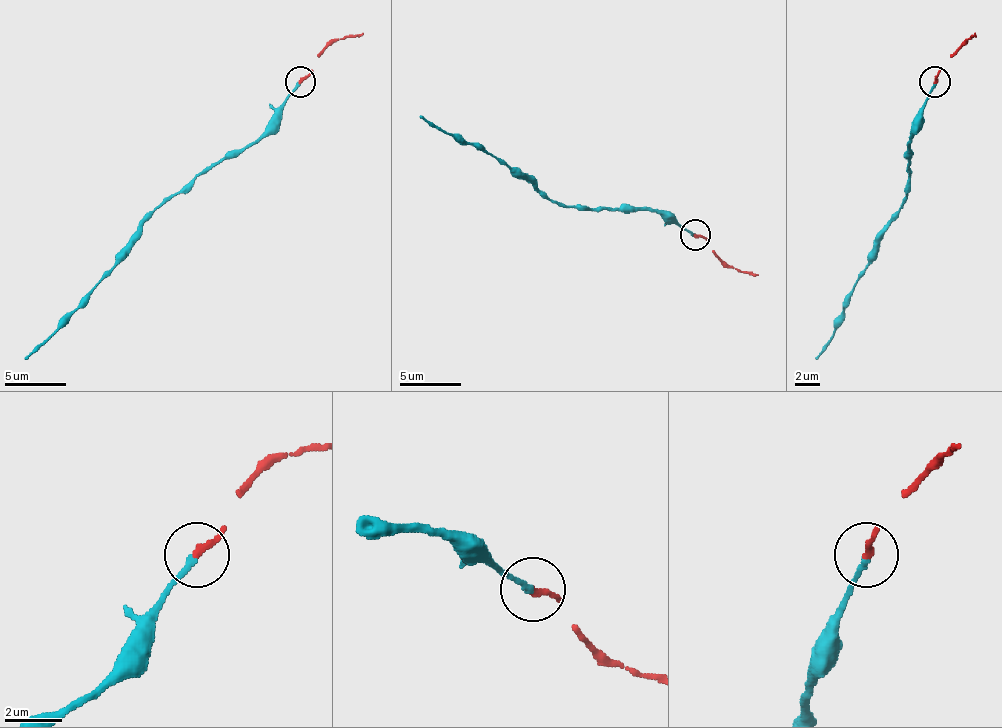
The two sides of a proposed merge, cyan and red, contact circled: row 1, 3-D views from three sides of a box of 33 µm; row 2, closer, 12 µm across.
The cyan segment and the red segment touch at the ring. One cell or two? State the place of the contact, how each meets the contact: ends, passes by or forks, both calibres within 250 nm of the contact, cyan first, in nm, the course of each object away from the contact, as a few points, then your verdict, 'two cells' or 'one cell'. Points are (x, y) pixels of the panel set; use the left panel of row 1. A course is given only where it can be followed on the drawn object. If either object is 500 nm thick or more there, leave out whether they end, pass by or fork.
(300, 82) | cyan ends | red ends | 200/260 nm | cyan via (298, 81), (282, 112), (252, 142), (227, 152), (166, 201), (144, 222), (132, 250), (24, 358) | red via (301, 81), (329, 44), (362, 32) | one cell

